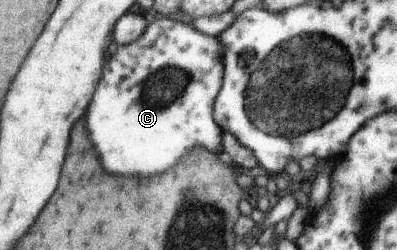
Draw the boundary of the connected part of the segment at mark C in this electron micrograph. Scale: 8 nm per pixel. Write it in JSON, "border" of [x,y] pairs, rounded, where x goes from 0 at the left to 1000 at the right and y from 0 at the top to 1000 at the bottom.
{"border":[[[411,68],[393,76],[373,100],[368,132],[338,164],[338,172],[322,172],[322,180],[300,180],[282,220],[282,244],[267,260],[267,284],[262,284],[262,308],[247,340],[247,364],[232,396],[232,420],[227,420],[227,444],[222,444],[222,516],[232,532],[232,564],[247,596],[247,620],[262,652],[262,668],[277,684],[277,692],[297,692],[297,700],[398,700],[398,692],[413,692],[418,676],[438,668],[443,652],[458,652],[458,636],[469,636],[476,612],[484,616],[496,592],[524,596],[529,612],[542,612],[557,640],[577,640],[569,624],[567,596],[567,532],[564,516],[539,468],[539,428],[547,408],[549,380],[557,376],[559,340],[567,320],[567,236],[564,236],[564,180],[554,144],[539,148],[534,140],[514,140],[504,124],[494,124],[484,100],[469,100],[448,76],[423,76]]]}

